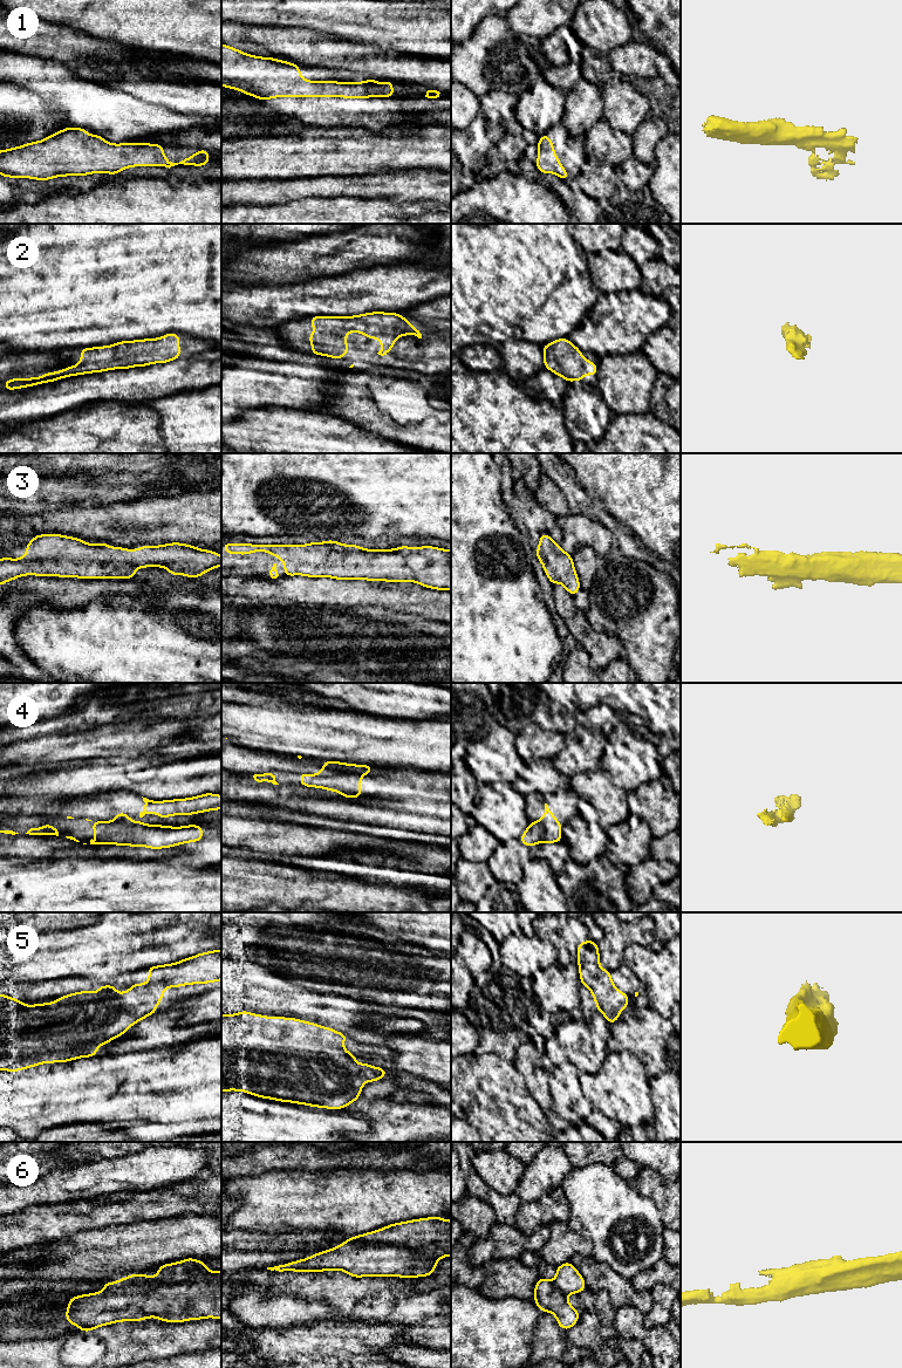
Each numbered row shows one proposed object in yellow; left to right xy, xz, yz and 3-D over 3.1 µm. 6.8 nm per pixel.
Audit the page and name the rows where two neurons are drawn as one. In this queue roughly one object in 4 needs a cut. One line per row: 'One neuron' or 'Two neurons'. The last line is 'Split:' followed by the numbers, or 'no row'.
1: One neuron
2: One neuron
3: One neuron
4: Two neurons
5: One neuron
6: Two neurons
Split: 4, 6

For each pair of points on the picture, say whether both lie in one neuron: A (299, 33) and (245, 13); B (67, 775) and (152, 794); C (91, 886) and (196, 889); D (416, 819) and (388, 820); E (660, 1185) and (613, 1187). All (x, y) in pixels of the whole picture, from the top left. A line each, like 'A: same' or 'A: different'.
A: different
B: same
C: same
D: same
E: different

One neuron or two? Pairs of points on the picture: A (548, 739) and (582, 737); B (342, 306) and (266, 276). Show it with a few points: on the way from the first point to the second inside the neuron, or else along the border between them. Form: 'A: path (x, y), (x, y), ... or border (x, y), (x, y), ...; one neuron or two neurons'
A: border (565, 736), (564, 747), (552, 760); two neurons
B: border (312, 279), (278, 286), (258, 286); two neurons

